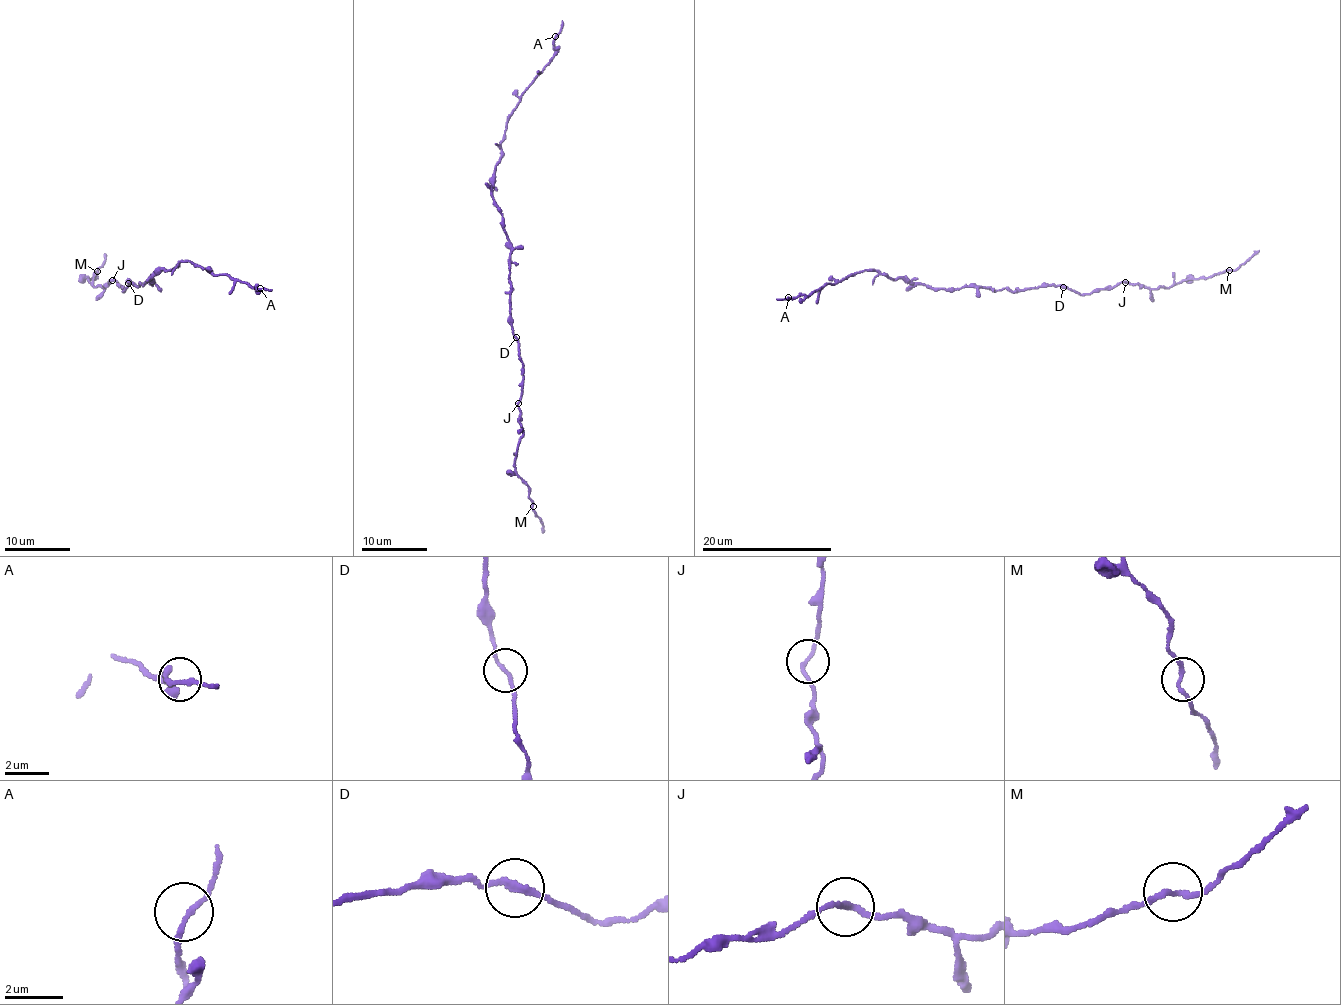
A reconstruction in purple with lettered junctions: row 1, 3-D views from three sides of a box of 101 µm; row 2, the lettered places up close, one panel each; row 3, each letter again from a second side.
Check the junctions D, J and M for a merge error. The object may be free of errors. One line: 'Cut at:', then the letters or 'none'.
Cut at: none

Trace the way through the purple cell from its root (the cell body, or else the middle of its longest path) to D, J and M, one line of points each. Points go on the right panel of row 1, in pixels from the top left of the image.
D: (999, 289), (1025, 291), (1052, 285), (1062, 286)
J: (999, 289), (1025, 291), (1058, 285), (1086, 295), (1125, 282)
M: (999, 289), (1025, 291), (1058, 285), (1086, 295), (1109, 290), (1121, 282), (1158, 289), (1229, 270)

